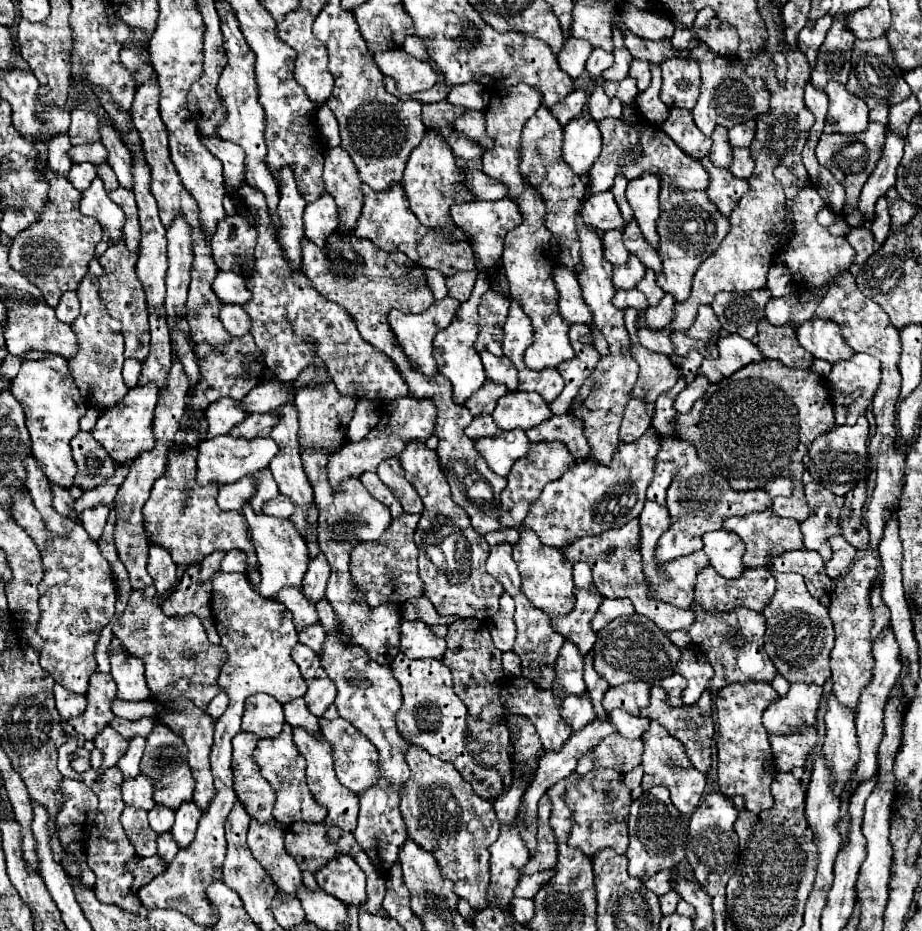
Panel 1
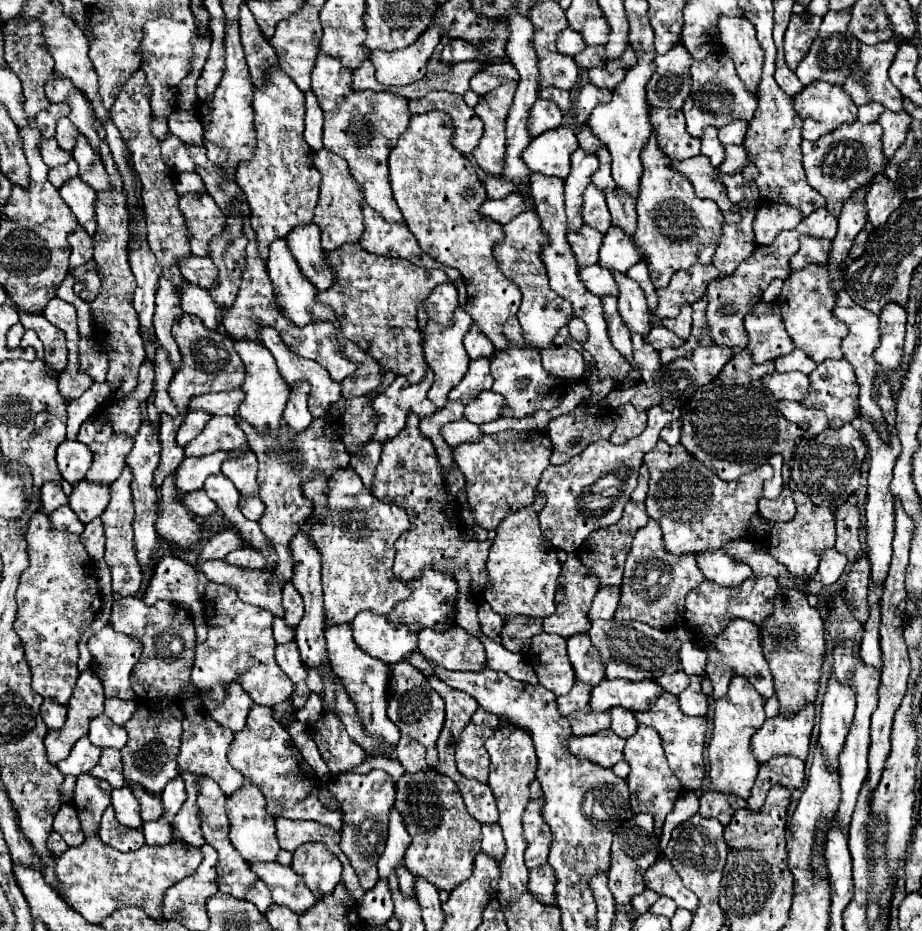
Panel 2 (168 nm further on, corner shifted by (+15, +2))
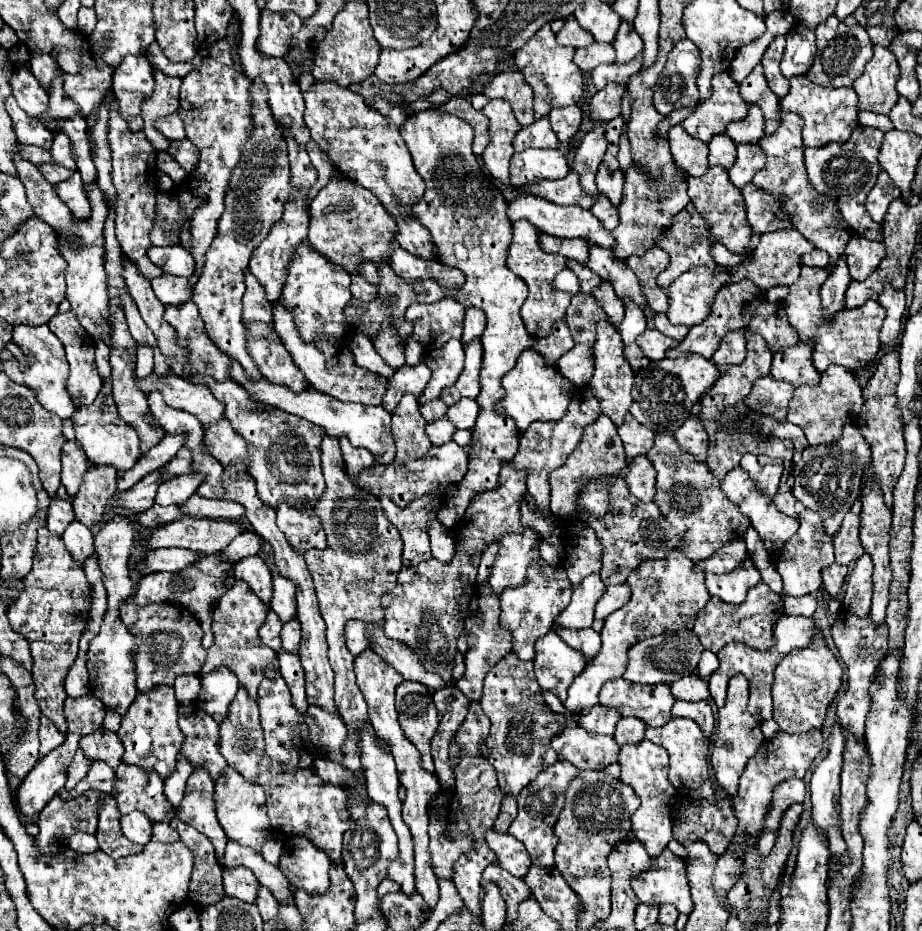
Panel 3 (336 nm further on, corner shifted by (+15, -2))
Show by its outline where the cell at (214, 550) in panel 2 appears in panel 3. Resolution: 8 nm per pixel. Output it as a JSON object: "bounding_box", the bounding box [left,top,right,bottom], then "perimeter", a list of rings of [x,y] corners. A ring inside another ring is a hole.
{"bounding_box":[220,531,262,561],"perimeter":[[[246,531],[246,533],[238,535],[236,539],[232,539],[232,543],[224,551],[220,551],[220,555],[226,559],[238,559],[240,561],[248,555],[256,555],[260,551],[260,545],[262,545],[260,537],[254,531]]]}

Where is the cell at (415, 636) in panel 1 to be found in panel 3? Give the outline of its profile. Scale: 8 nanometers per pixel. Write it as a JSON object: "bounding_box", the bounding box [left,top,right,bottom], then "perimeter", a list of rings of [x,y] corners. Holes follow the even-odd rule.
{"bounding_box":[344,621,370,655],"perimeter":[[[362,621],[346,623],[344,639],[346,639],[346,647],[350,649],[352,655],[360,655],[362,651],[366,651],[366,647],[370,647],[370,641],[366,639],[366,623],[362,623]]]}

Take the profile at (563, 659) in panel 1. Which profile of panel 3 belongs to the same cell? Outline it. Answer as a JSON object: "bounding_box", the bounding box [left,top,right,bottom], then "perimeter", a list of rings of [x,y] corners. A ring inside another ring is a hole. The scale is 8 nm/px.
{"bounding_box":[534,631,586,701],"perimeter":[[[550,631],[540,641],[536,641],[534,673],[542,691],[554,693],[560,701],[566,699],[566,691],[574,677],[582,673],[586,659],[582,651],[568,647],[556,631]]]}

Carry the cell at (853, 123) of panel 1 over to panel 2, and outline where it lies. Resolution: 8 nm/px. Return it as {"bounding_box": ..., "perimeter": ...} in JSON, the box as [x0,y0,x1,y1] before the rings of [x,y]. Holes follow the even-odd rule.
{"bounding_box":[794,81,856,141],"perimeter":[[[814,81],[794,97],[794,107],[804,119],[802,137],[816,141],[818,137],[856,121],[856,105],[838,85]]]}

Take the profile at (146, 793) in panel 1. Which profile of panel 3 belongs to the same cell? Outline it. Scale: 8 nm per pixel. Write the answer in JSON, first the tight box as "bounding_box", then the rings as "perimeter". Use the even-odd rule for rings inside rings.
{"bounding_box":[120,811,152,845],"perimeter":[[[134,811],[134,813],[130,813],[130,815],[124,815],[122,819],[120,819],[120,823],[122,823],[122,831],[124,831],[124,835],[132,841],[132,843],[138,843],[138,845],[146,845],[150,839],[152,839],[152,823],[150,823],[150,819],[144,815],[144,813],[140,813],[140,811]]]}

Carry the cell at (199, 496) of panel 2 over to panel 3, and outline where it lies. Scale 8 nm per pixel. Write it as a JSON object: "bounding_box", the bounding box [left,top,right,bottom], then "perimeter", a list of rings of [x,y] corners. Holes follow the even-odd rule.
{"bounding_box":[136,505,182,527],"perimeter":[[[152,505],[148,511],[136,515],[136,521],[142,527],[160,527],[160,525],[166,525],[166,523],[176,521],[180,517],[182,517],[182,513],[180,513],[180,507],[178,505],[168,505],[168,507]]]}

